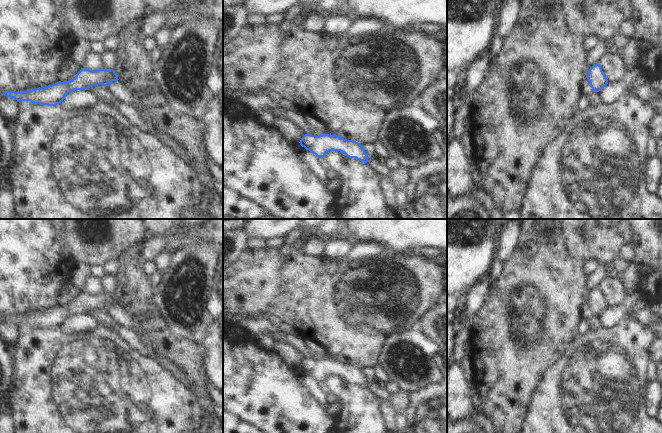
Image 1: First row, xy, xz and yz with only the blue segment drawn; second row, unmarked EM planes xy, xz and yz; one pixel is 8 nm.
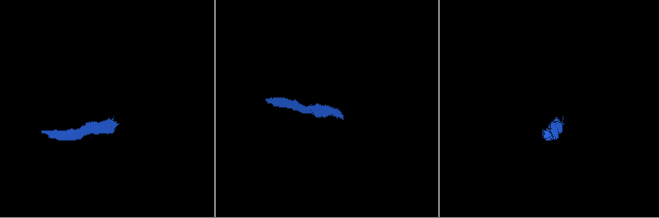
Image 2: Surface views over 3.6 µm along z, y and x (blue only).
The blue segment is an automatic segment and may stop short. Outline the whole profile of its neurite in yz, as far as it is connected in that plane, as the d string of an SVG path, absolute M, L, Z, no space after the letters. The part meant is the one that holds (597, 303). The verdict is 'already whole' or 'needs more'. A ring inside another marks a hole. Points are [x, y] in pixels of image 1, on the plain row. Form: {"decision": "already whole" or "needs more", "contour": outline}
{"decision": "already whole", "contour": "M599 288L590 291L587 303L594 316L599 316L608 308L608 304Z"}

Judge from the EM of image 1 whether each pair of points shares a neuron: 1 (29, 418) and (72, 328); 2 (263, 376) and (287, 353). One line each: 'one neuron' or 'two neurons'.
1: two neurons
2: two neurons

